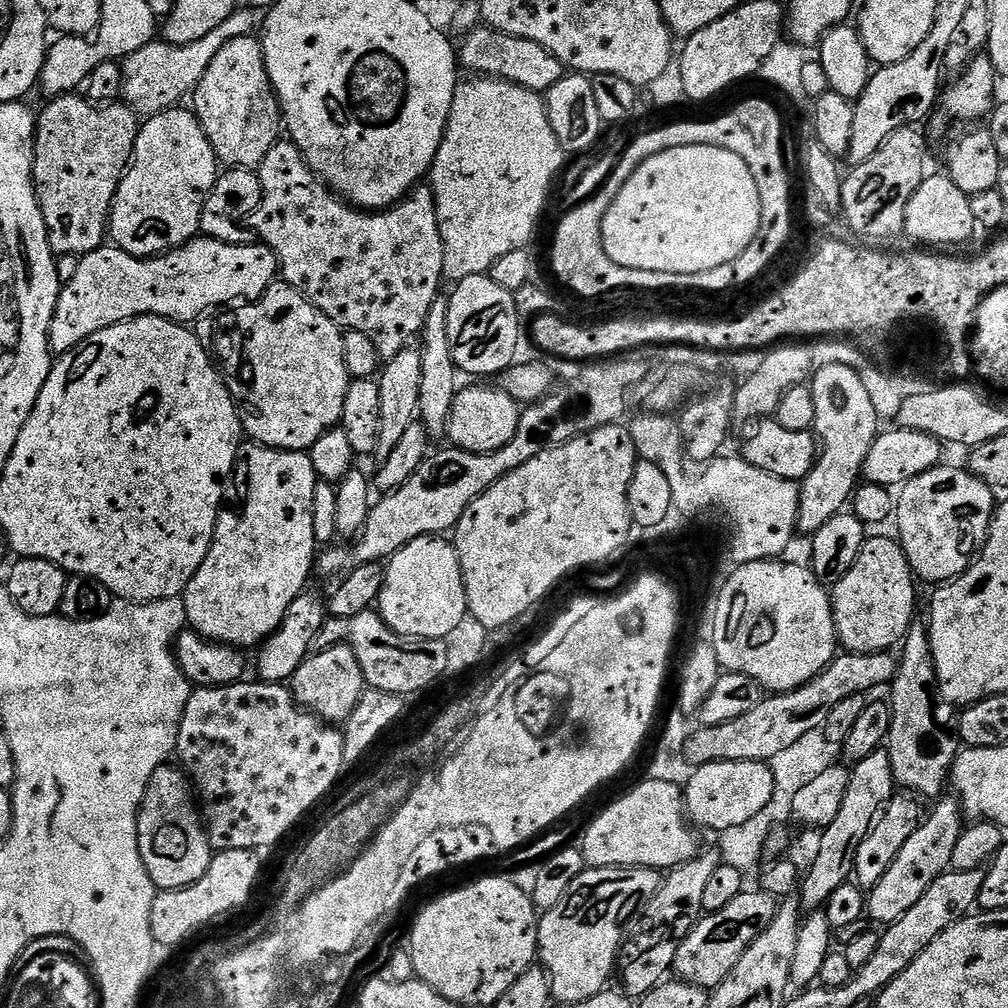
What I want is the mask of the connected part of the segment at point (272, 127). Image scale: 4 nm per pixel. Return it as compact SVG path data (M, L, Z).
M255 35L234 38L234 42L226 42L218 54L214 54L214 62L206 66L206 74L196 83L194 111L202 130L206 130L206 138L210 138L210 146L214 150L217 161L221 165L233 168L259 169L262 158L270 154L270 146L282 136L282 117L280 103L276 100L276 92L266 70L264 61L264 45Z

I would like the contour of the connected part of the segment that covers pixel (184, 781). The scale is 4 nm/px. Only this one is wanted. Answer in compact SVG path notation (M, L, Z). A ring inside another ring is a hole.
M172 767L154 770L154 778L150 778L146 786L138 814L138 846L142 862L160 890L185 888L198 882L198 878L206 874L214 855L194 789L187 775L179 767Z

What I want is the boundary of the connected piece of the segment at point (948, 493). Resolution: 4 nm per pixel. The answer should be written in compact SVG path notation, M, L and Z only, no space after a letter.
M944 462L918 474L899 492L894 500L895 535L913 573L921 581L929 580L932 586L961 576L988 541L992 513L998 507L997 497L992 497L994 489L967 467L951 468Z

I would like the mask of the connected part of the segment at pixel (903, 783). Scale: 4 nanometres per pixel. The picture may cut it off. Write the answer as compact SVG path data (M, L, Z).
M913 623L908 629L902 641L903 648L904 653L898 656L896 676L890 685L892 721L886 751L894 770L894 778L901 789L915 792L921 798L936 798L945 791L944 784L946 788L949 783L952 764L958 755L958 736L953 729L952 732L948 729L940 713L934 654L928 629L923 623Z

